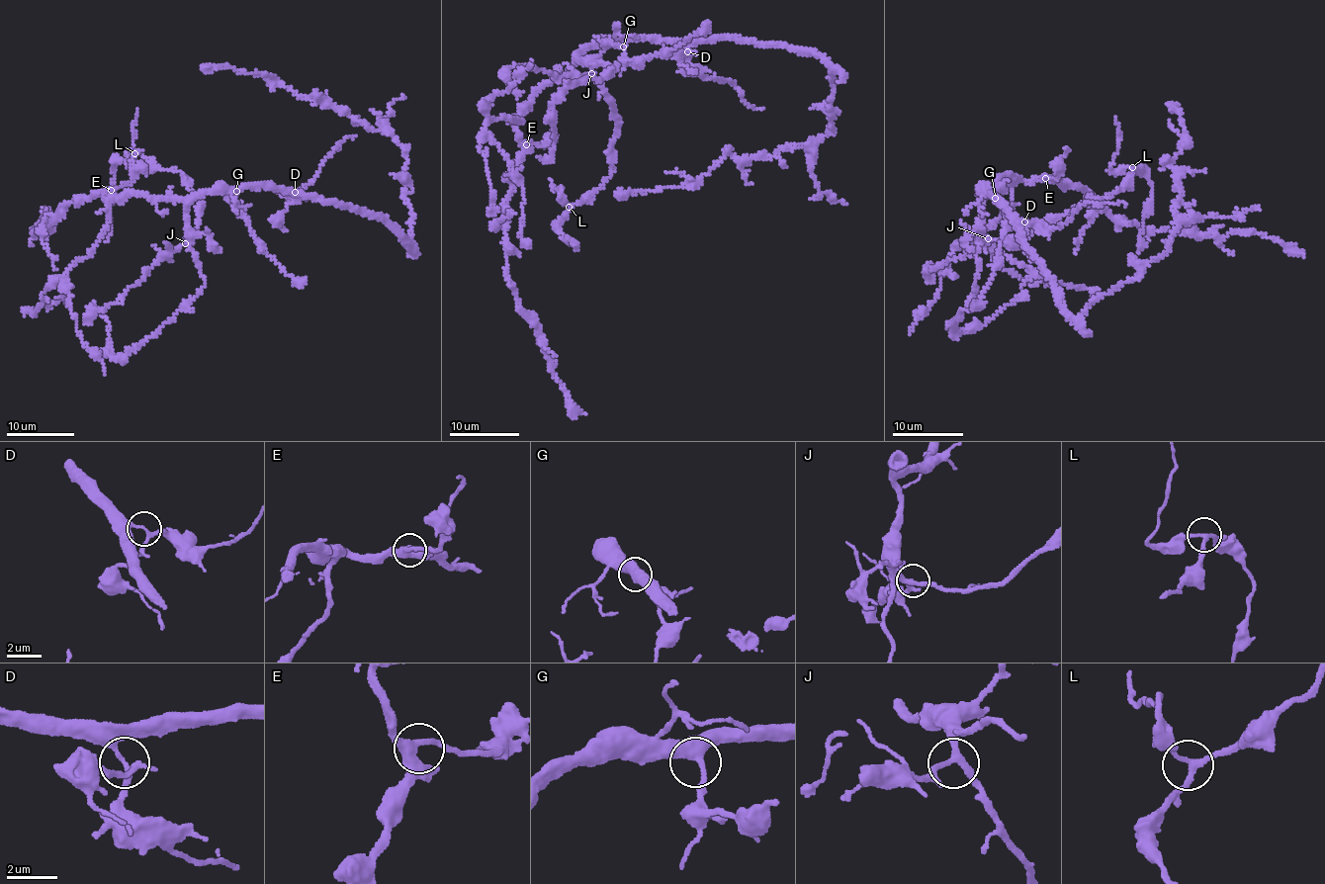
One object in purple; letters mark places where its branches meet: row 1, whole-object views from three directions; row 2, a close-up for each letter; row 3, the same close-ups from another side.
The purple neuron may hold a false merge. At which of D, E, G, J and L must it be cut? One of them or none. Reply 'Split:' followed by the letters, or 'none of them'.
Split: none of them

